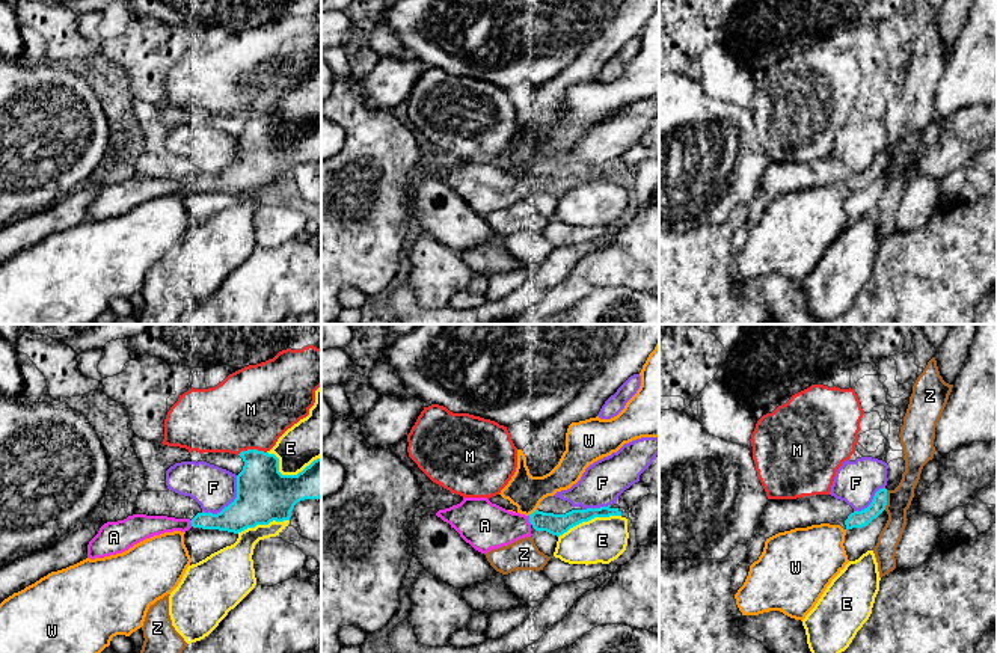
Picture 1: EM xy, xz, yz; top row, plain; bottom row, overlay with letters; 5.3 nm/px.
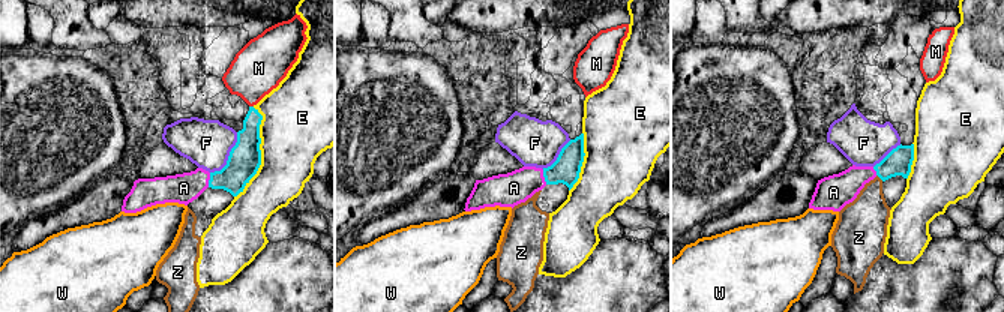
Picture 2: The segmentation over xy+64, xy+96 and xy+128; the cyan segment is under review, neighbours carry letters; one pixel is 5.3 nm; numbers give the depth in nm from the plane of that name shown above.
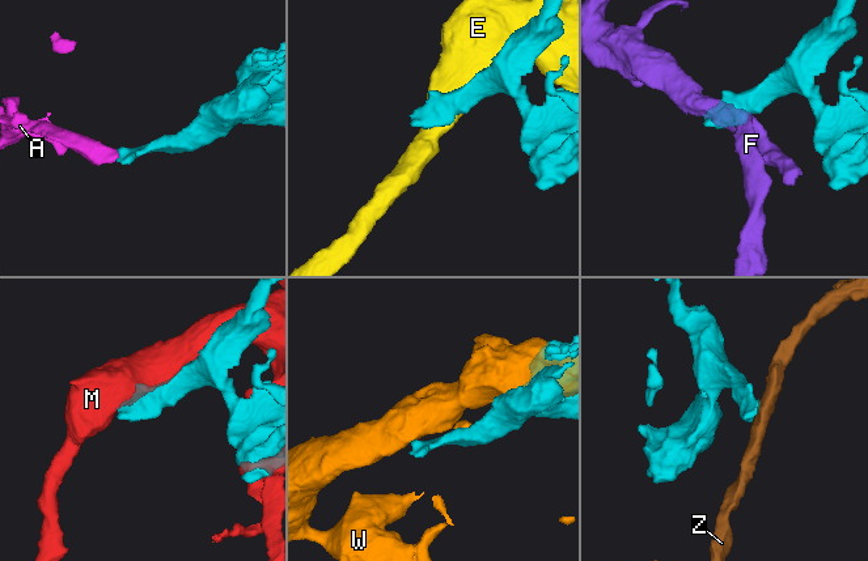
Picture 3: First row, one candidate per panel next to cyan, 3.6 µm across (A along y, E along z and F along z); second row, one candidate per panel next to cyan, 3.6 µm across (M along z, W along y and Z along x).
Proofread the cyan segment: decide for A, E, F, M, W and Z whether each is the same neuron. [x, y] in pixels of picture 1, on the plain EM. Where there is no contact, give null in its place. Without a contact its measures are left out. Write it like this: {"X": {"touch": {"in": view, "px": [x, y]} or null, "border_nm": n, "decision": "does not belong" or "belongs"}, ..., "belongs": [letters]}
{"A": {"touch": {"in": "xz", "px": [530, 183]}, "border_nm": 50, "decision": "belongs"}, "E": {"touch": {"in": "xy", "px": [288, 137]}, "border_nm": 280, "decision": "does not belong"}, "F": {"touch": {"in": "xy", "px": [231, 165]}, "border_nm": 280, "decision": "does not belong"}, "M": {"touch": {"in": "xy", "px": [251, 112]}, "border_nm": 160, "decision": "does not belong"}, "W": {"touch": {"in": "xz", "px": [533, 175]}, "border_nm": 60, "decision": "does not belong"}, "Z": {"touch": {"in": "yz", "px": [886, 162]}, "border_nm": 110, "decision": "does not belong"}, "belongs": ["A"]}

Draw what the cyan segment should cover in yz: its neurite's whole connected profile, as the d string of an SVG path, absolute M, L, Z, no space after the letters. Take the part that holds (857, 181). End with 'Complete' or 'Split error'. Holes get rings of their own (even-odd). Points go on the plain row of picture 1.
M879 151L870 167L861 173L854 173L848 178L848 181L845 182L846 192L852 192L852 190L863 190L866 187L869 187L873 181L876 181L887 167L887 151Z. Complete

